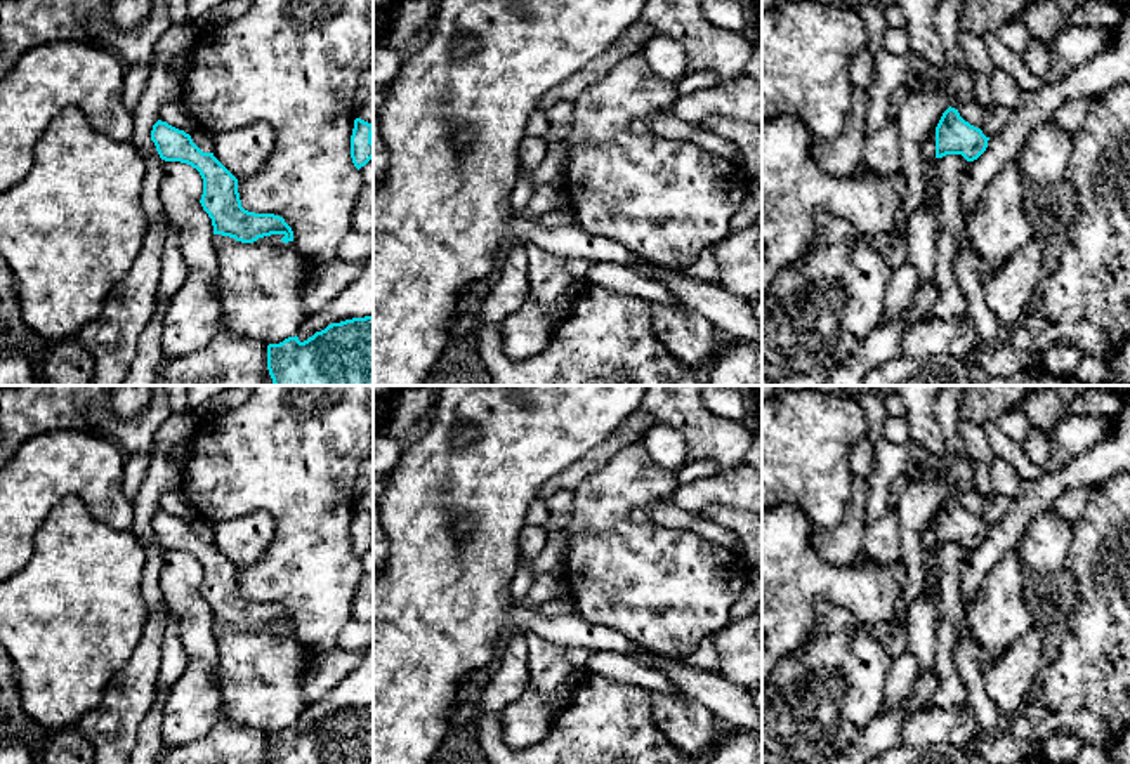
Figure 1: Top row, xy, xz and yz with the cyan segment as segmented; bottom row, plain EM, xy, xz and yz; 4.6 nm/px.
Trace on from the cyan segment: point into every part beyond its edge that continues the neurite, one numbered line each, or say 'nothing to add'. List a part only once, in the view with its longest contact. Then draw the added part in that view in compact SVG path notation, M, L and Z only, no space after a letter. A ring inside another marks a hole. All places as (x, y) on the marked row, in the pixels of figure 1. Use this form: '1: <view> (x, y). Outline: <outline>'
nothing to add

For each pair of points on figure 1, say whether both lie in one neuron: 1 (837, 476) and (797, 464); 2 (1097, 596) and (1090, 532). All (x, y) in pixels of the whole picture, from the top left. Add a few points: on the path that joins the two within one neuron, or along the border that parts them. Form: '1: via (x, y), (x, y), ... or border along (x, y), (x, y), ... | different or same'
1: via (827, 476), (818, 476), (808, 466) | same
2: via (1097, 580), (1096, 547) | same

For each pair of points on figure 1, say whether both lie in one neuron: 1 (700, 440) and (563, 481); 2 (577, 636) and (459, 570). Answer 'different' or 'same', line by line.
1: same
2: same

